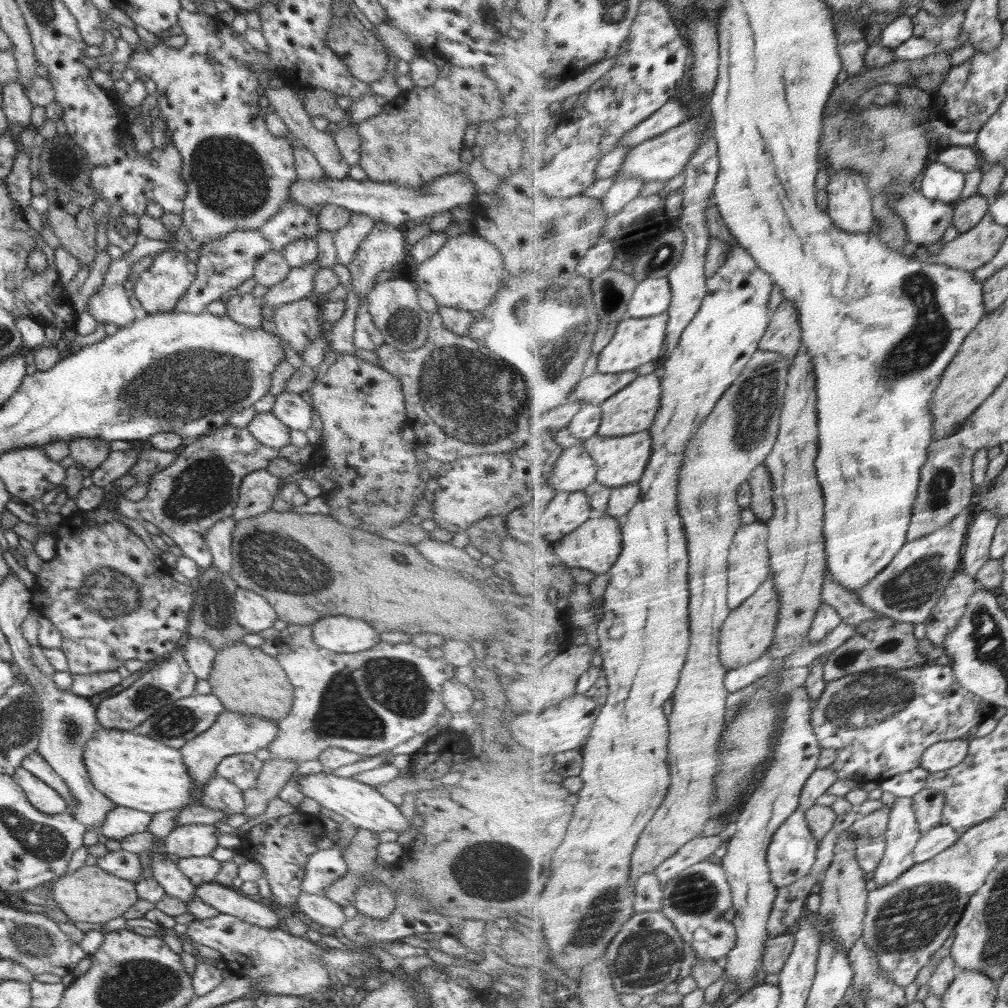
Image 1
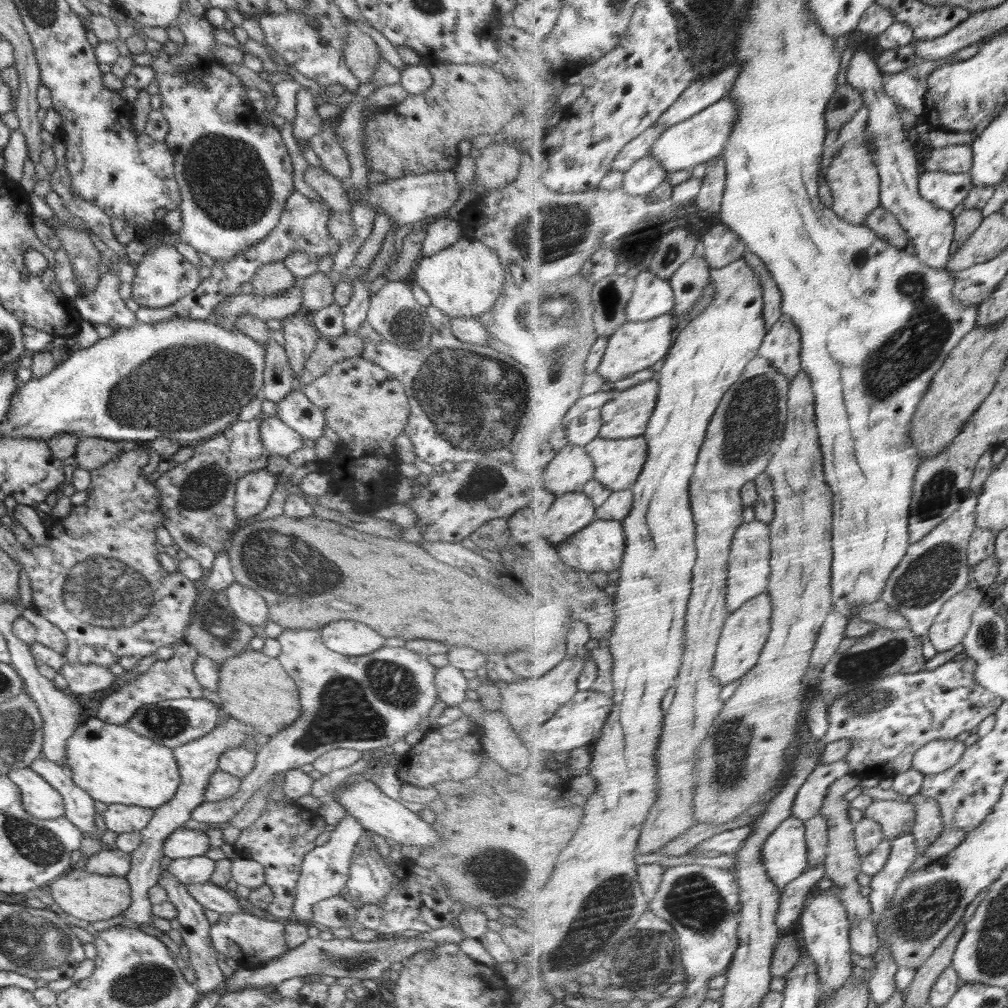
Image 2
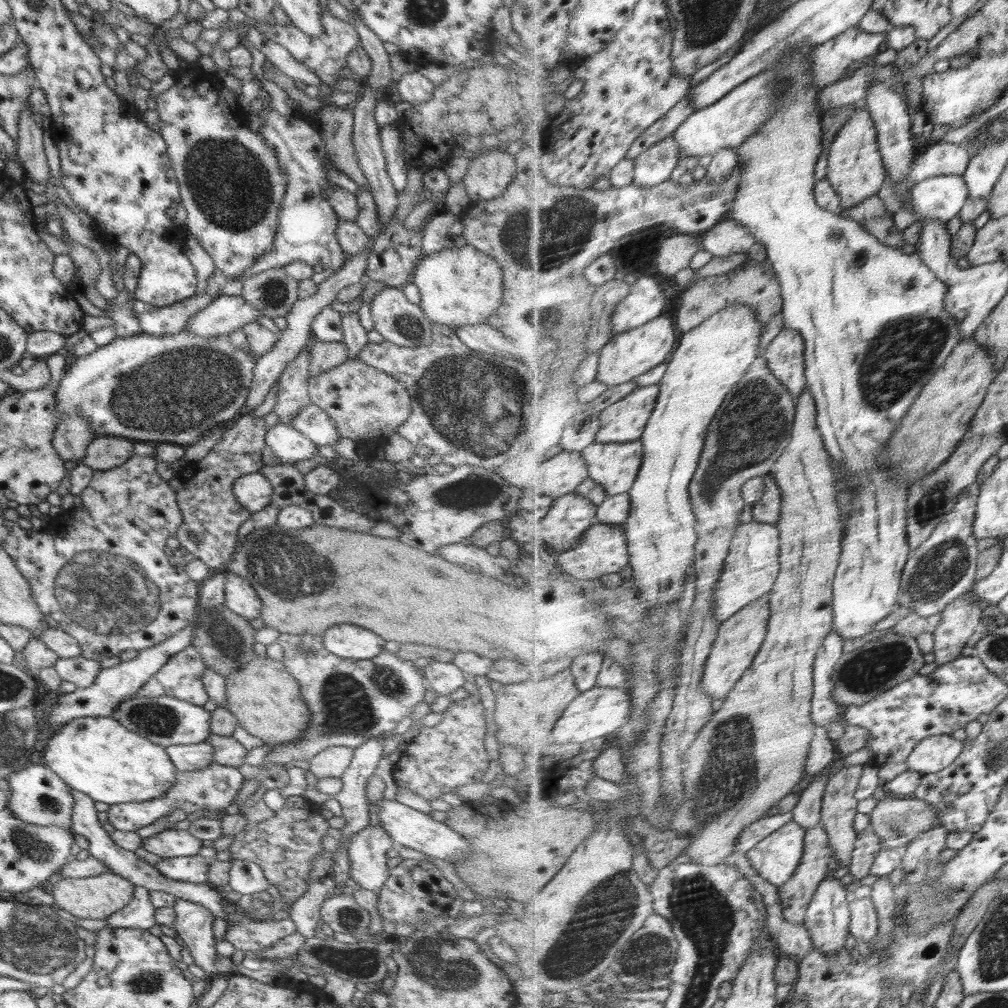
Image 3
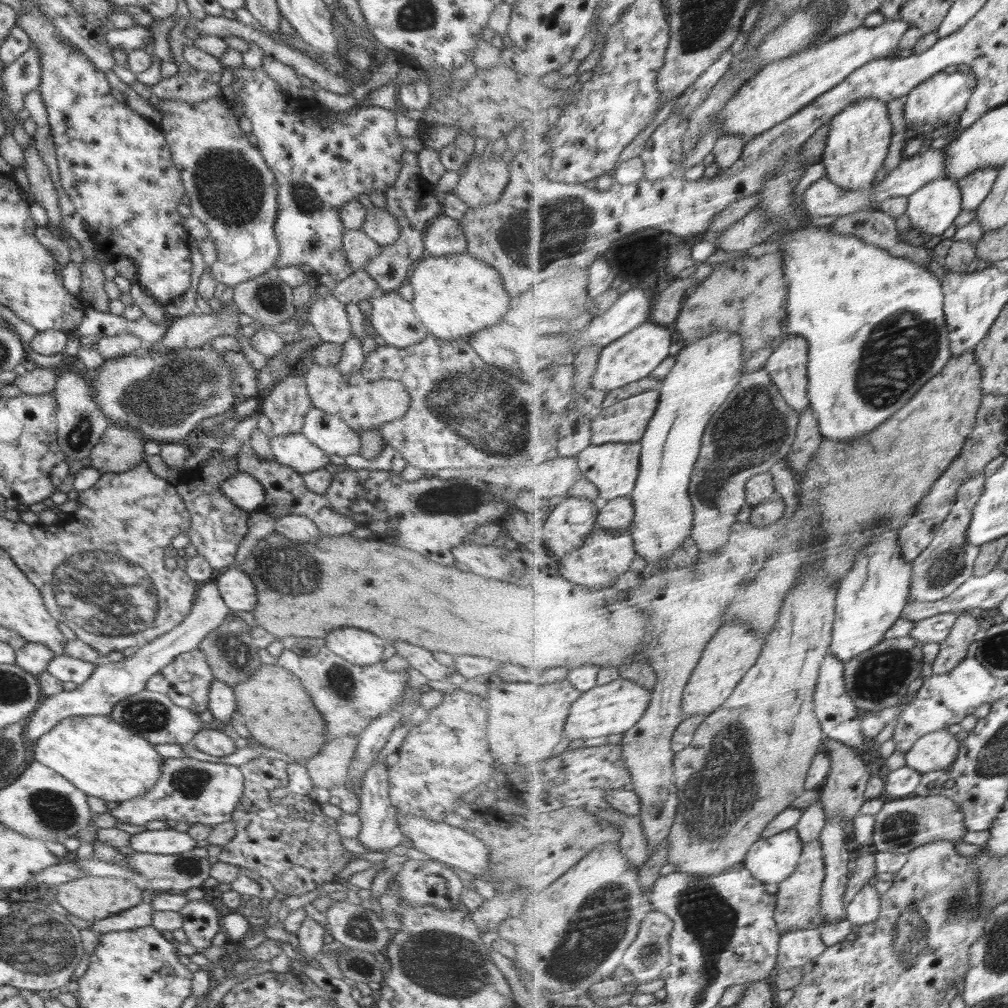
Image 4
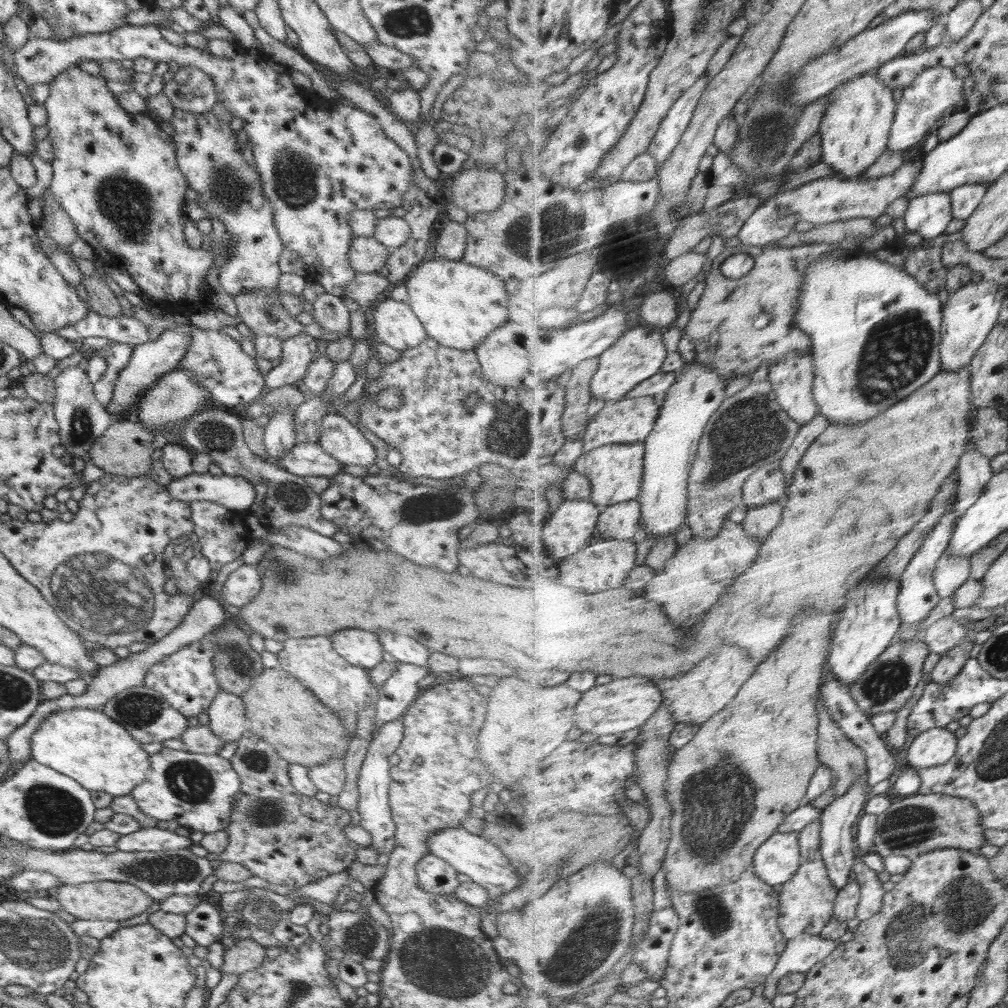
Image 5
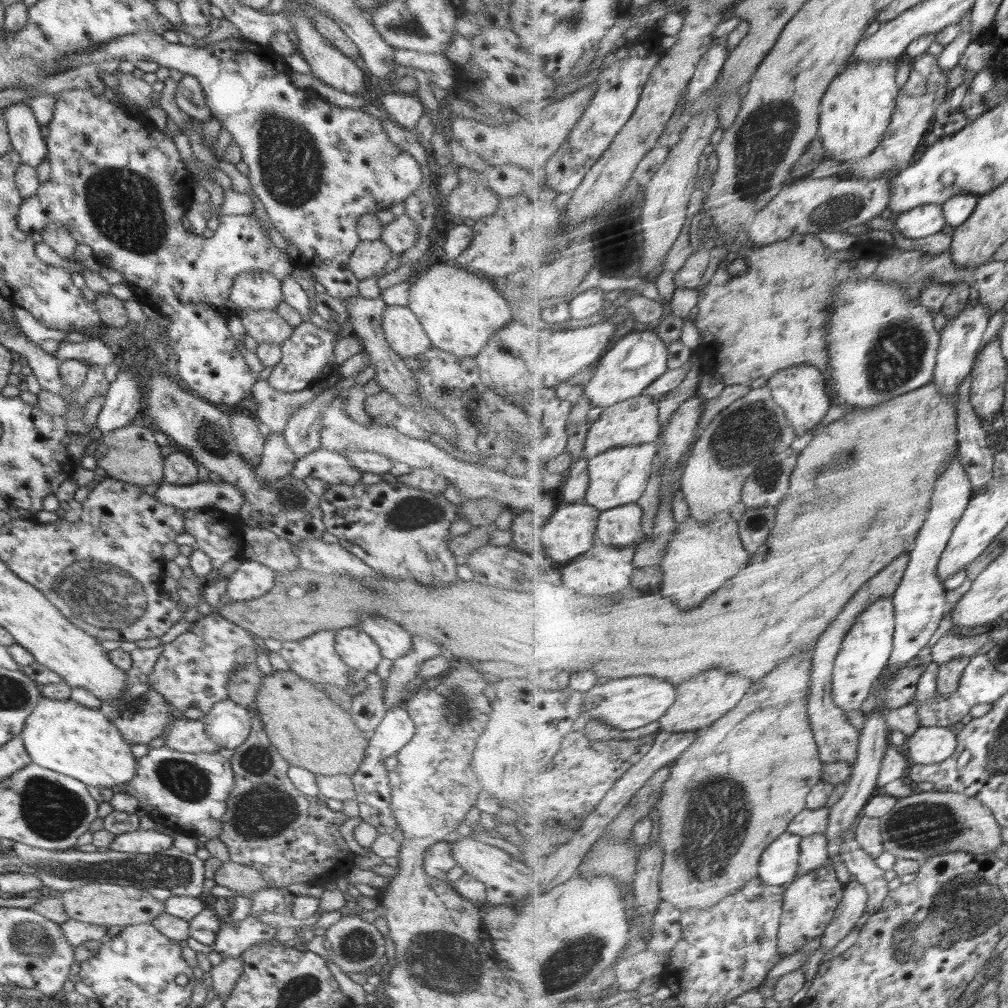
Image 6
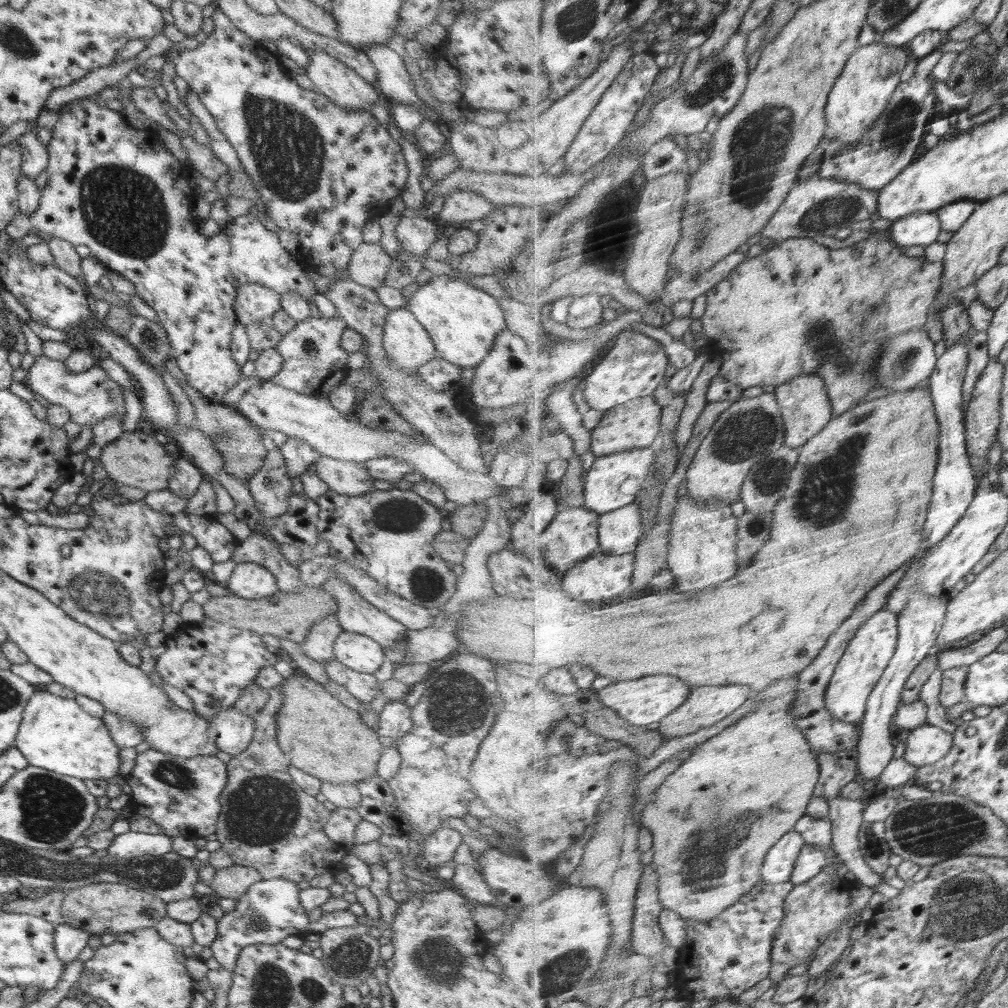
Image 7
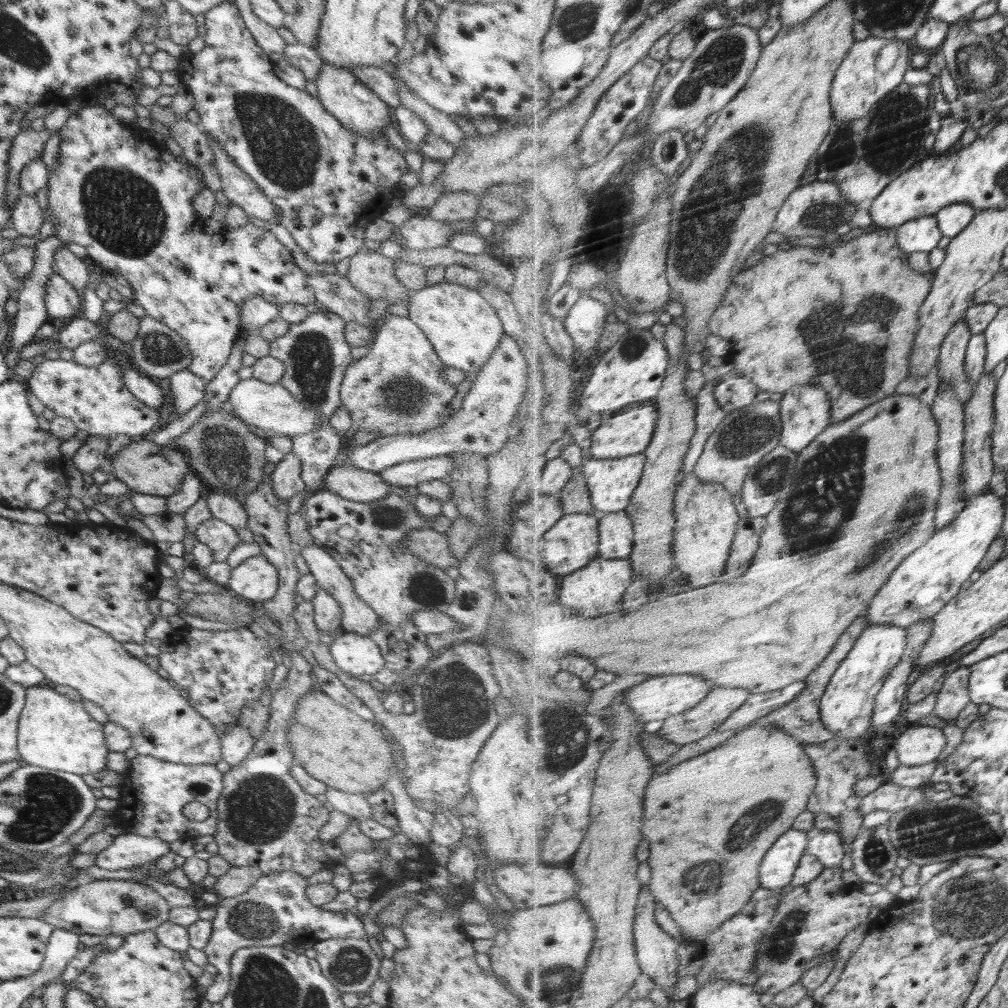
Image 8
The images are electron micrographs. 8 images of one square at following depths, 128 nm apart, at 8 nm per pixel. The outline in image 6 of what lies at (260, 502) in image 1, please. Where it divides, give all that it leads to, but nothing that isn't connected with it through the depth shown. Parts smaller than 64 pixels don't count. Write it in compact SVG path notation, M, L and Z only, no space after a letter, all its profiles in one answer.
M165 480L153 495L164 506L173 506L178 510L196 510L196 508L216 507L228 514L236 515L244 503L244 496L228 482L220 480L214 484L208 482L192 482L182 486L170 484Z

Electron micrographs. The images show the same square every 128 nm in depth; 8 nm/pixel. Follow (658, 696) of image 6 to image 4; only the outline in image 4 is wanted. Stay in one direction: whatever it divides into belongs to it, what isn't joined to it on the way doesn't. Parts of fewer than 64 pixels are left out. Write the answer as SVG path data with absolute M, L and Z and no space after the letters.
M622 677L610 684L592 689L573 705L571 717L568 718L567 728L564 730L566 744L572 745L579 738L585 740L627 733L644 718L644 714L648 712L652 704L653 697L653 690L648 690L646 686Z

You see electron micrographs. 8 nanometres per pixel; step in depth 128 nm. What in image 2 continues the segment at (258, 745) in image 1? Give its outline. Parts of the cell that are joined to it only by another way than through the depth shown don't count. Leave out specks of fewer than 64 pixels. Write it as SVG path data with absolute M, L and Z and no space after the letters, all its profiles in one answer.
M228 718L223 723L216 725L208 734L197 738L196 740L184 743L173 748L173 756L176 759L181 783L178 785L176 794L165 805L155 810L155 814L150 822L140 831L142 841L136 850L131 852L130 870L126 873L125 879L129 882L132 903L123 912L125 924L136 926L153 926L152 924L152 903L148 899L150 888L157 885L161 871L160 861L164 858L164 840L174 830L184 827L185 822L190 820L192 812L200 804L203 804L204 789L208 785L208 781L212 773L219 766L220 755L230 747L242 747L247 742L254 742L260 739L256 730L252 726L238 722L236 718Z

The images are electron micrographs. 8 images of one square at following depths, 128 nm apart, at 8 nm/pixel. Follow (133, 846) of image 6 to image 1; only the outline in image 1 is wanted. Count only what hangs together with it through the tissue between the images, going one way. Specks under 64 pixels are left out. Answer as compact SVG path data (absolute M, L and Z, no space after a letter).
M212 824L178 825L166 837L164 846L179 858L210 856L218 847L220 834Z

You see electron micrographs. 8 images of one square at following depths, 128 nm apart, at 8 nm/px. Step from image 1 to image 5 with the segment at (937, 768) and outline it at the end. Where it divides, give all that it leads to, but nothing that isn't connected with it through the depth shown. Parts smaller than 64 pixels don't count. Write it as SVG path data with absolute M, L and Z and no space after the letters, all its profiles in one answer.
M930 729L909 746L907 758L911 766L927 769L950 762L958 749L959 738L952 730Z

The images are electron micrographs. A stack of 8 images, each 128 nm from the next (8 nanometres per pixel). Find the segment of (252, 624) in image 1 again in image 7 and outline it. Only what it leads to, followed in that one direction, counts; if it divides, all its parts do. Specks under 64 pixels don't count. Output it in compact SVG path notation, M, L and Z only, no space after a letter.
M254 562L236 565L227 585L231 594L249 600L274 597L279 592L276 578Z

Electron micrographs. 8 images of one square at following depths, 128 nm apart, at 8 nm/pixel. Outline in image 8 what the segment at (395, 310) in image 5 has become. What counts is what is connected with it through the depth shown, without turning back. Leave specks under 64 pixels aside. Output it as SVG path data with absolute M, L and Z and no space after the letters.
M385 315L375 329L375 336L369 344L366 356L353 360L345 370L340 385L340 402L351 411L351 431L366 430L380 438L394 434L418 434L432 430L444 423L444 416L452 414L450 402L454 400L458 387L442 377L445 364L436 354L422 330L408 317Z

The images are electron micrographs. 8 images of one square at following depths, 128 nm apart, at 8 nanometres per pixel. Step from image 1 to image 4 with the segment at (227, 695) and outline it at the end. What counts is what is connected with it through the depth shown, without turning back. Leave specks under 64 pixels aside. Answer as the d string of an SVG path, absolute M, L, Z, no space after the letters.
M262 664L258 670L252 674L245 682L232 687L237 710L245 719L243 733L250 734L256 742L267 748L273 748L294 758L294 760L307 760L314 754L320 752L320 748L328 740L326 740L326 722L324 717L320 715L320 711L316 709L308 691L302 686L300 680L292 675L288 670L277 665Z

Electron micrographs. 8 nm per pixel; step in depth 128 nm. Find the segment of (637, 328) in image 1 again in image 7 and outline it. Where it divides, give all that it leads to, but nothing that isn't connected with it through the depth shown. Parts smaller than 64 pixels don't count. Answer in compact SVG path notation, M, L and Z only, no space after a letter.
M626 330L618 337L613 349L602 358L593 373L587 378L584 391L585 400L594 410L603 410L605 413L616 406L626 405L627 402L638 398L652 396L666 378L666 370L671 364L671 358L663 343L646 336L642 332Z

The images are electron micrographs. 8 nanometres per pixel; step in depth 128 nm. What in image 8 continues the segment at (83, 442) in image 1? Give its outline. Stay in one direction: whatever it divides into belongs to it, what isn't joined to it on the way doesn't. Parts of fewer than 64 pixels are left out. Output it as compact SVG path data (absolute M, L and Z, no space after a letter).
M138 439L130 442L124 450L120 450L114 458L110 458L110 469L116 479L127 484L133 493L150 494L154 496L172 496L180 490L184 476L191 470L189 461L180 452L174 452L168 446L160 446L150 440Z

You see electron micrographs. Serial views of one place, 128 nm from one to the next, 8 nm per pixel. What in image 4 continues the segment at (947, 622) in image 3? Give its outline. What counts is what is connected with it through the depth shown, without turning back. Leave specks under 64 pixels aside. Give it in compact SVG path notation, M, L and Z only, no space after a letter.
M978 612L960 613L960 618L946 642L941 644L941 653L933 664L933 673L944 675L952 673L968 659L968 650L976 641L976 634L983 626Z

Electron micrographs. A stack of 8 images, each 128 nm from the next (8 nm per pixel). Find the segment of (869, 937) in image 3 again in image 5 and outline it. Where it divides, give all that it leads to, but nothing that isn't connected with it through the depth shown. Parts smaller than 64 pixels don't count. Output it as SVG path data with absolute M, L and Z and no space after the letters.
M859 861L855 864L854 872L857 874L856 882L862 887L862 902L856 918L850 922L850 930L856 930L865 920L876 916L883 909L885 896L889 892L884 888L878 870Z

